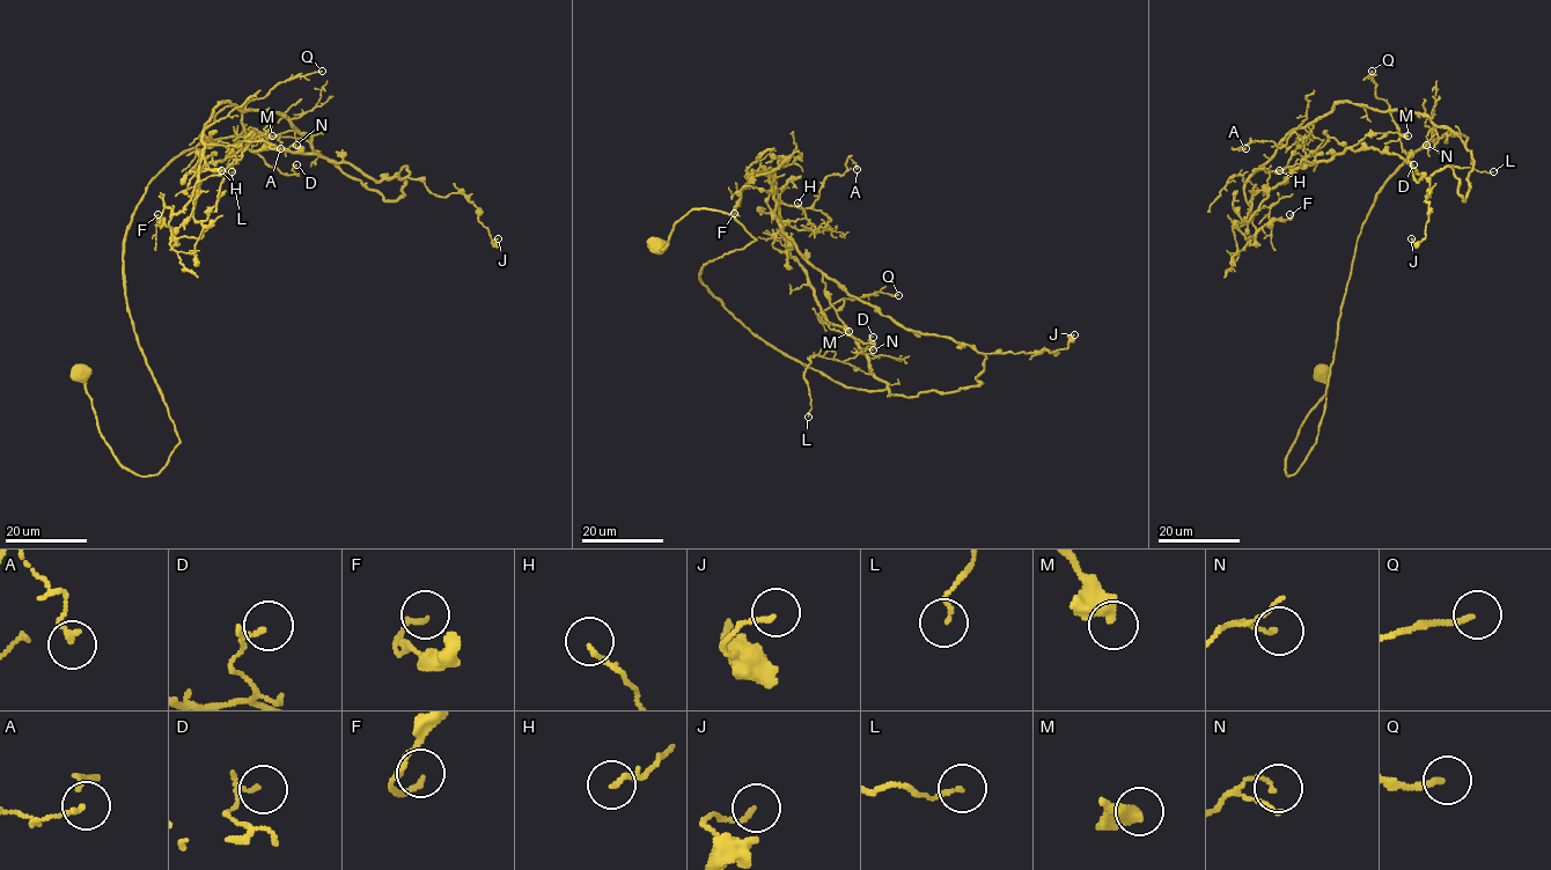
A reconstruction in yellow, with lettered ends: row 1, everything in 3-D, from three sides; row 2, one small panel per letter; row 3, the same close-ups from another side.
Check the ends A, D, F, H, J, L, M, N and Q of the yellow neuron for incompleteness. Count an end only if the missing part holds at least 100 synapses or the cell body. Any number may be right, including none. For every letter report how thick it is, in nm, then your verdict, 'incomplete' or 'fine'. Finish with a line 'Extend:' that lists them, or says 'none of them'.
A: 140 nm | fine
D: 90 nm | fine
F: 140 nm | fine
H: 140 nm | fine
J: 130 nm | fine
L: 130 nm | fine
M: 480 nm | fine
N: 100 nm | fine
Q: 170 nm | fine
Extend: none of them

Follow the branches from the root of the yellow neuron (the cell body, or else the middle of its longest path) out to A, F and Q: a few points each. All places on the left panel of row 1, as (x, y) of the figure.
A: (79, 373), (156, 474), (179, 437), (127, 226), (200, 144), (310, 140), (222, 101), (204, 142), (280, 148)
F: (79, 373), (156, 474), (179, 437), (127, 226), (183, 152), (310, 138), (222, 101), (157, 214)
Q: (79, 373), (156, 474), (179, 437), (127, 226), (200, 144), (310, 142), (245, 105), (322, 71)

